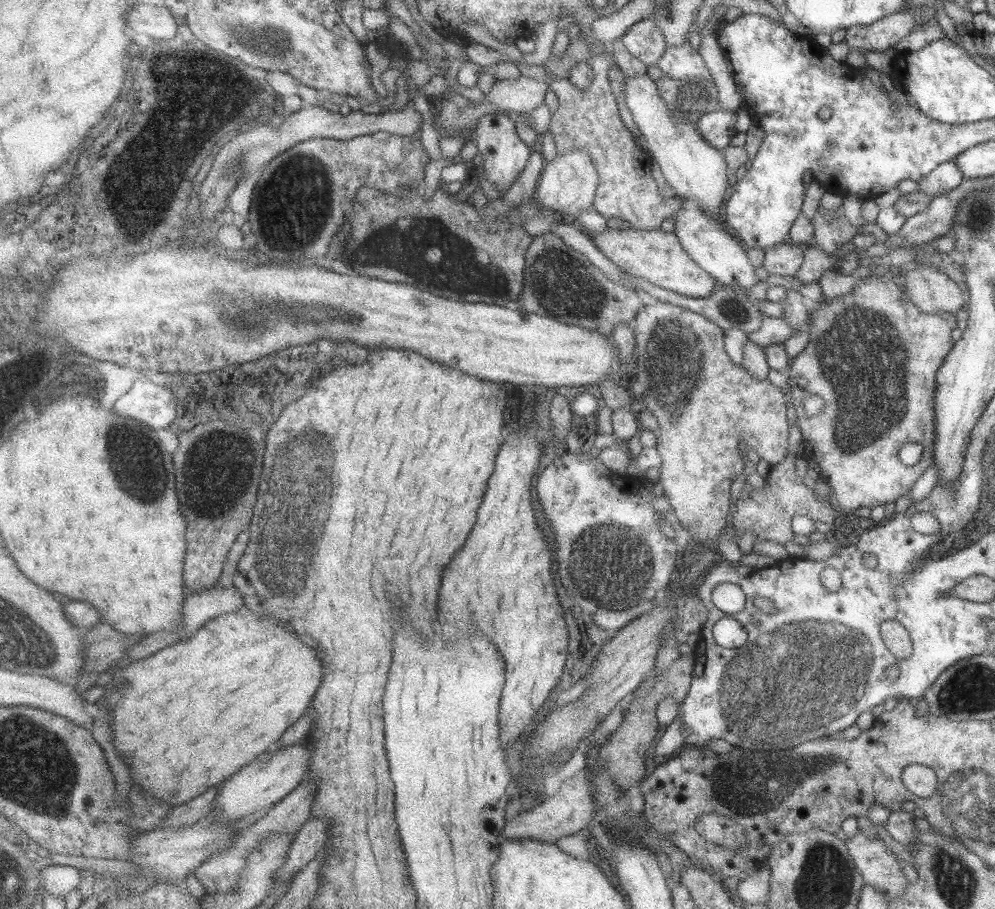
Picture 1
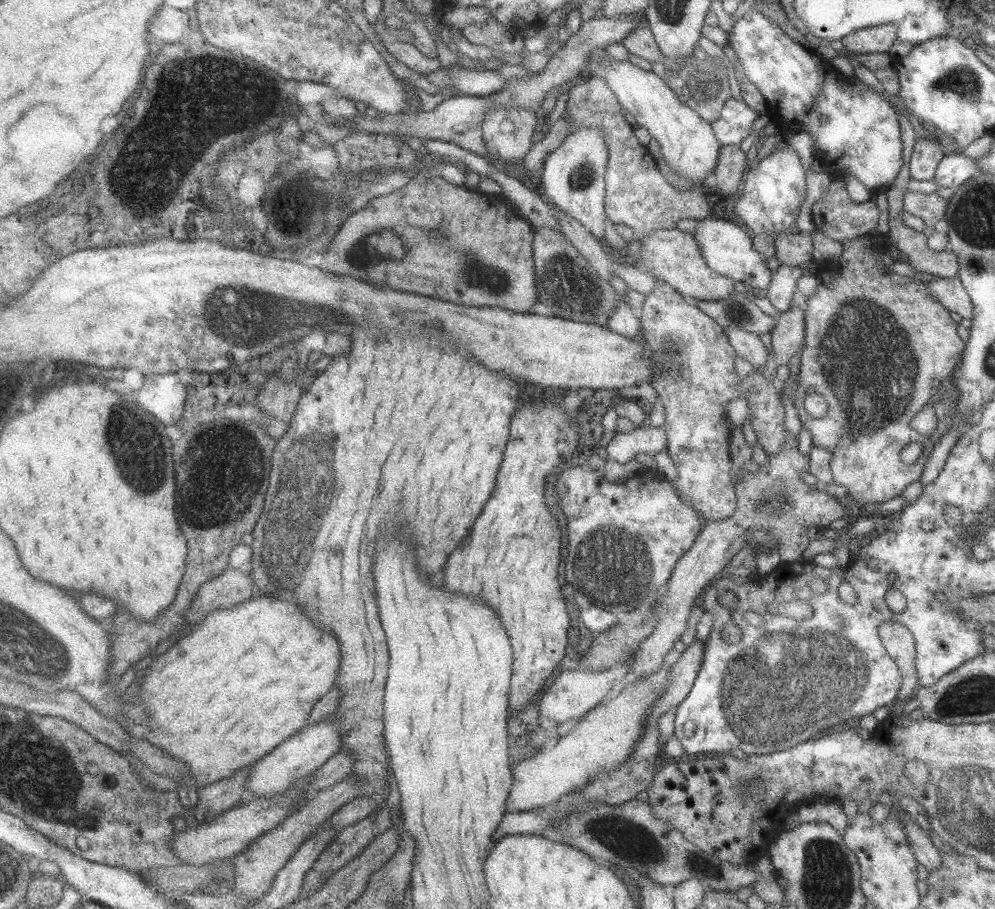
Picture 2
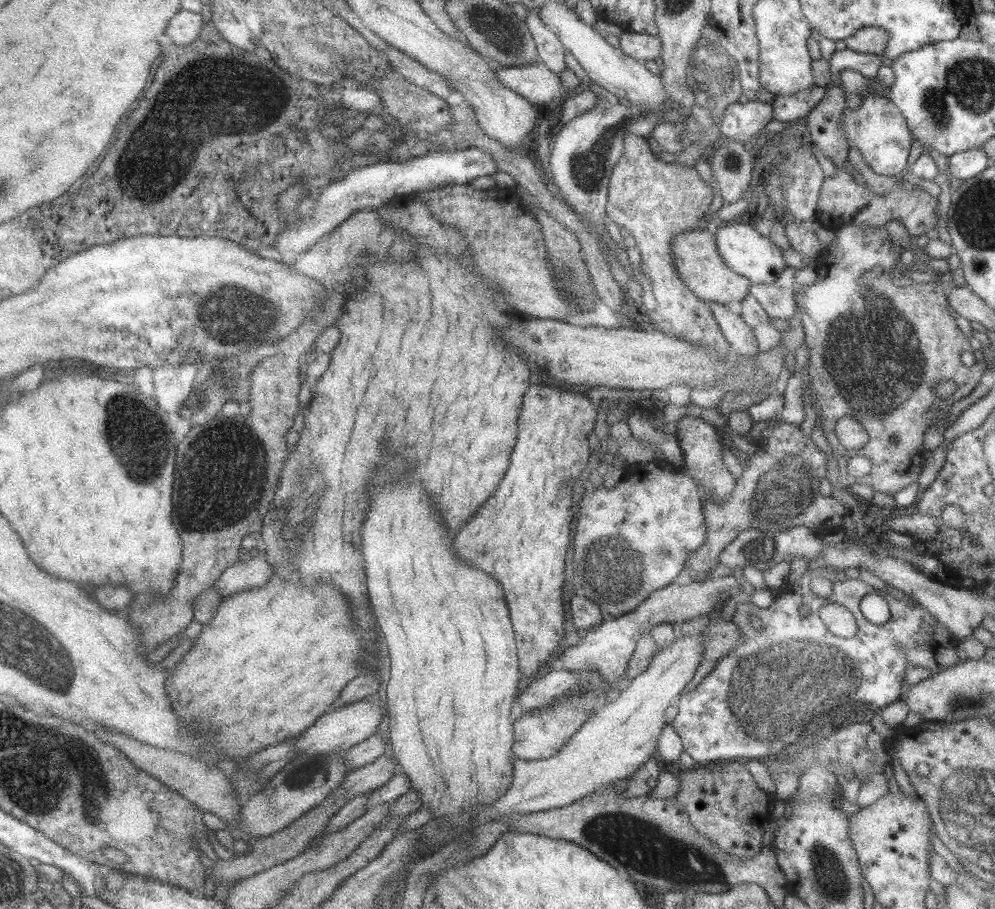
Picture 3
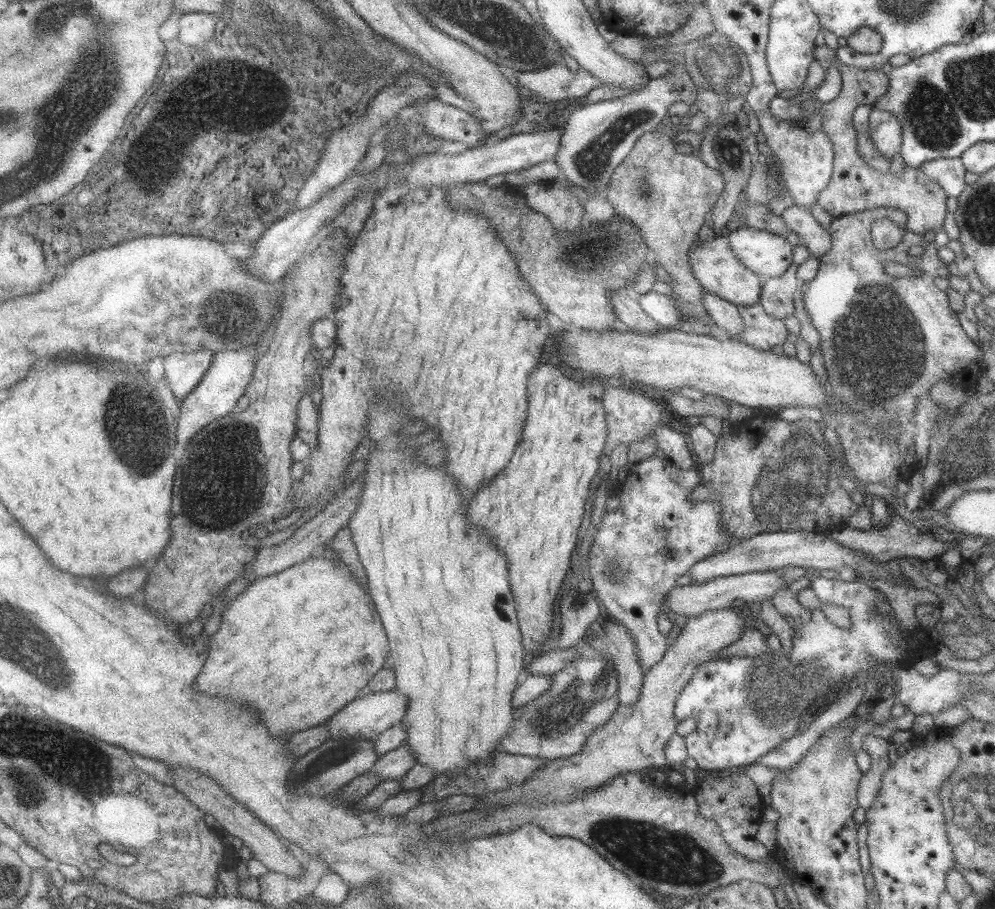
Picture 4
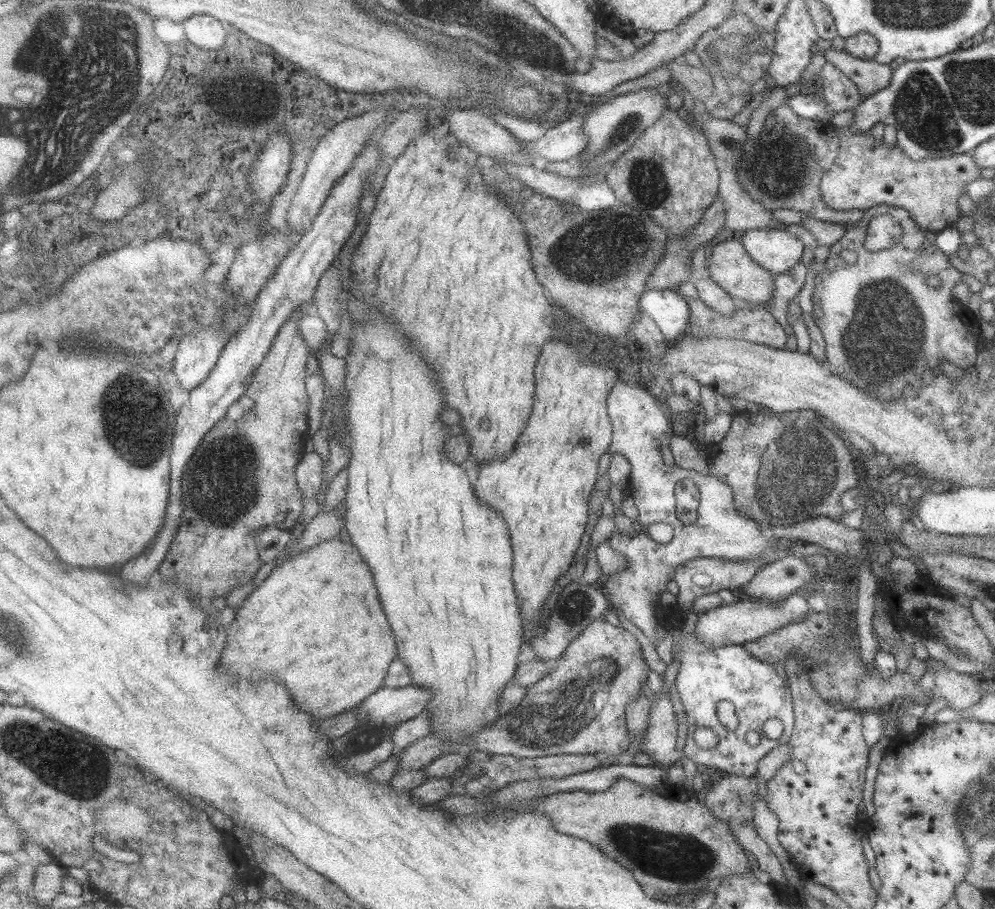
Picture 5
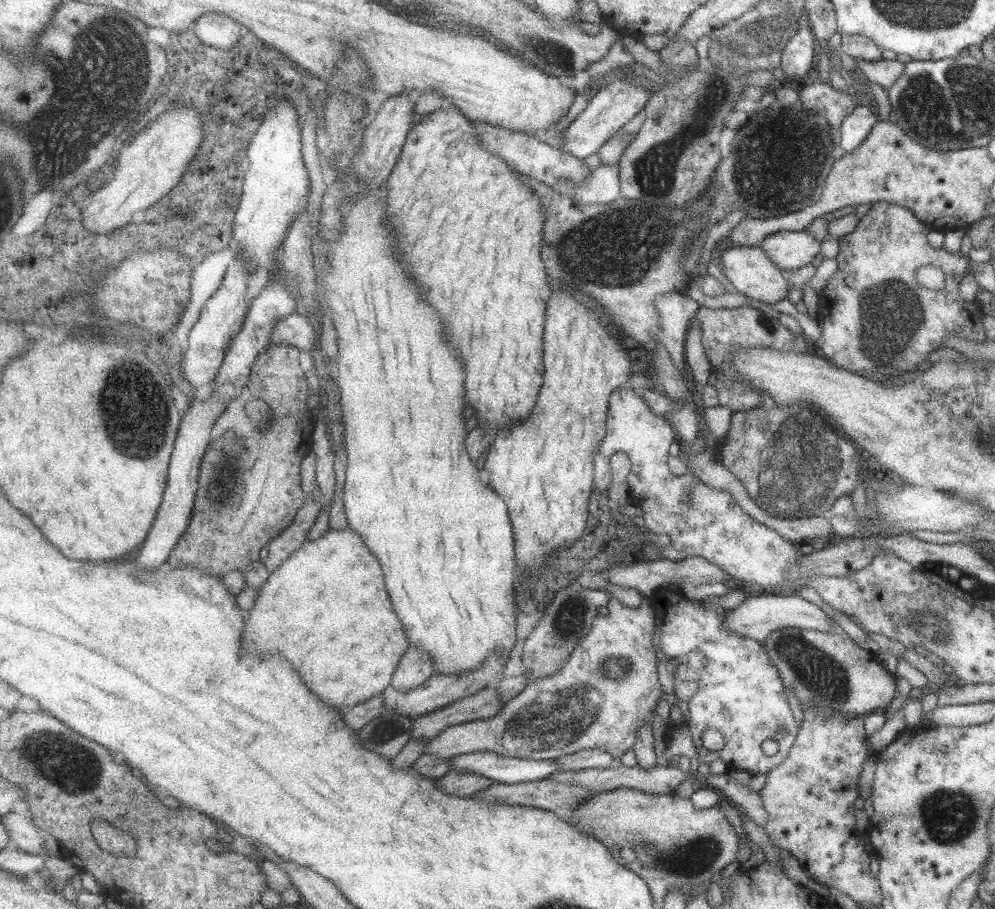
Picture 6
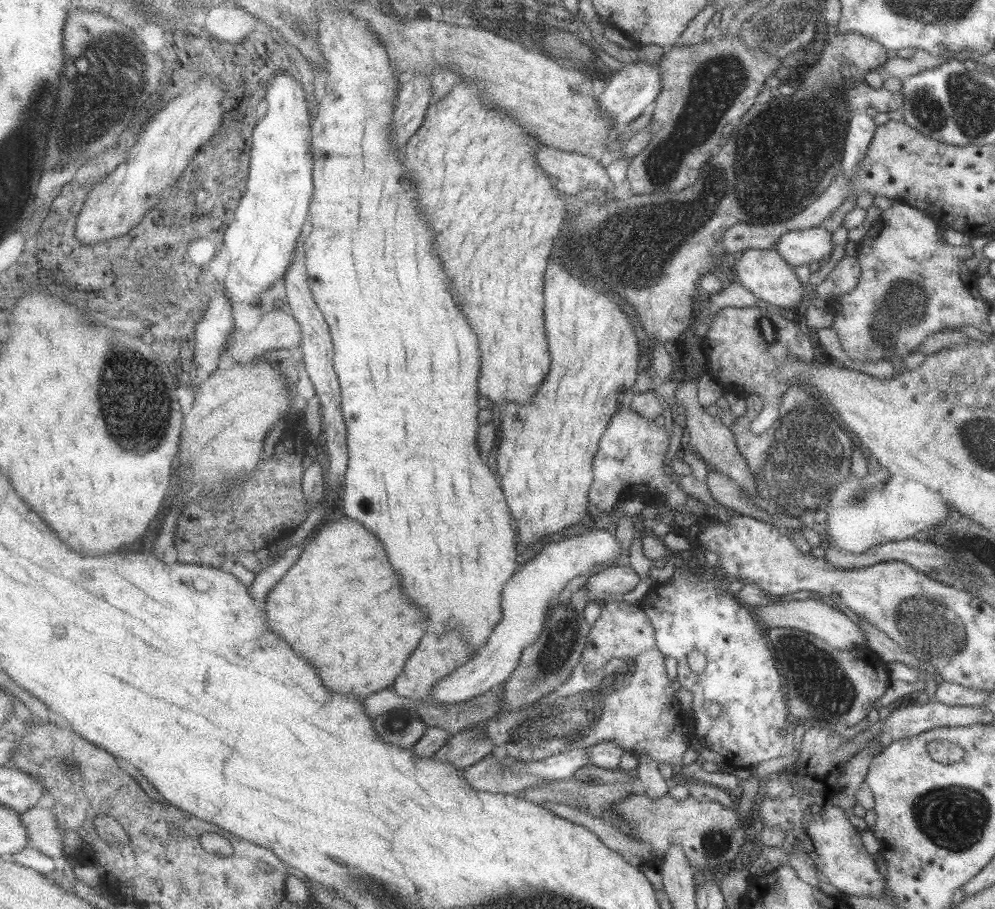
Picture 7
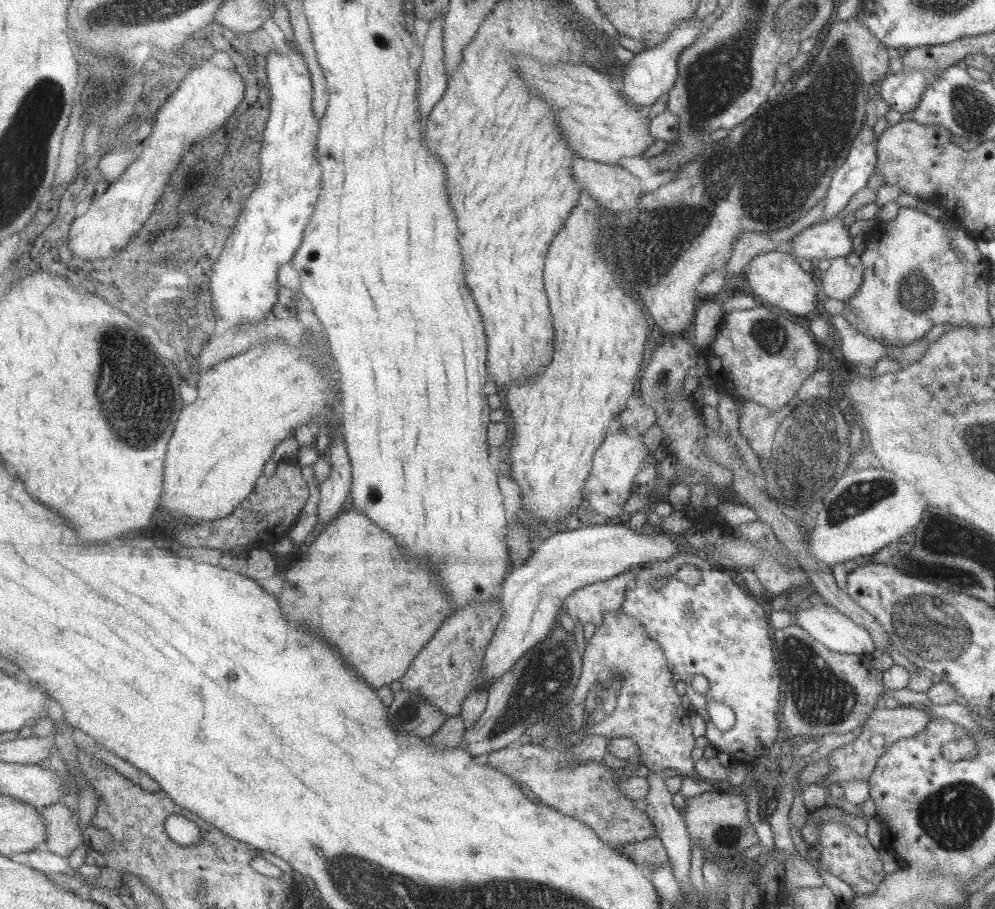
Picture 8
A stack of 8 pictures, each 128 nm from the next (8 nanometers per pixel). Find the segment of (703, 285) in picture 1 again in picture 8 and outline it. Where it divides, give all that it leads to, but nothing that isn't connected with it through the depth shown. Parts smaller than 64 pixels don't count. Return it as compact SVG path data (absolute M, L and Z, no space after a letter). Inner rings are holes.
M775 250L761 252L753 256L744 267L745 278L753 291L766 304L779 307L790 316L803 316L813 312L817 306L817 284L811 273L807 273L799 267L799 261L791 254Z

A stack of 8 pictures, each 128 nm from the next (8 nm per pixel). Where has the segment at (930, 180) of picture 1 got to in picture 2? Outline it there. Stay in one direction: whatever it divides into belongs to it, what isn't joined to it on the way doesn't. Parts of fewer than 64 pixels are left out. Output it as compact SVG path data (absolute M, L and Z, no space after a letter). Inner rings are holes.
M960 152L945 155L938 163L933 182L937 187L956 190L978 171L976 160L966 158Z

